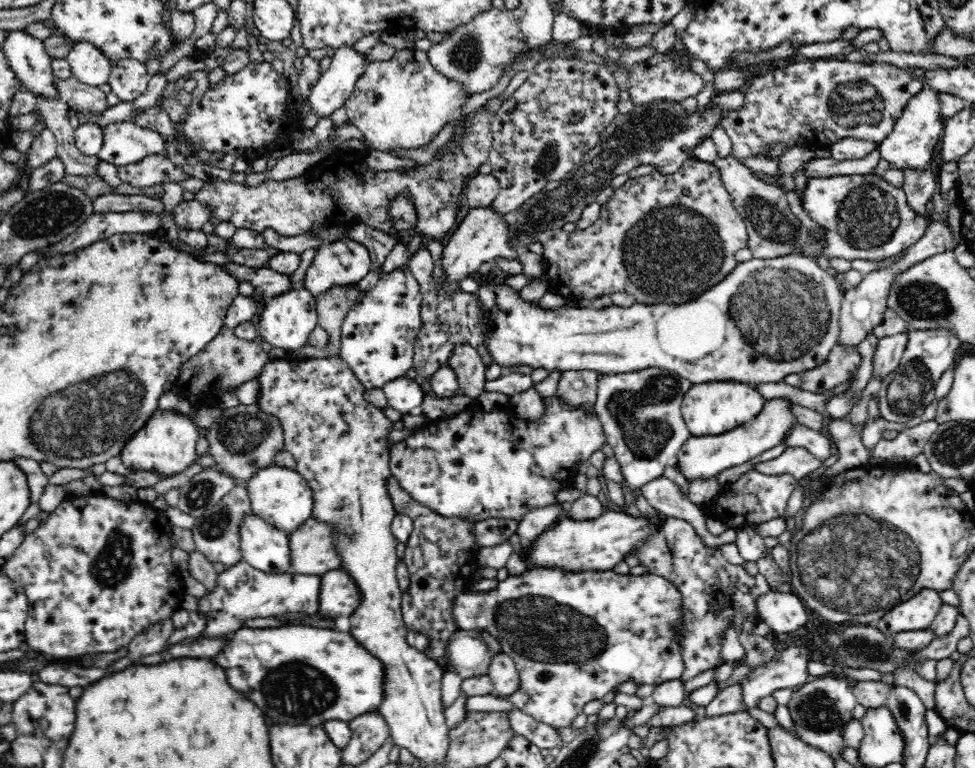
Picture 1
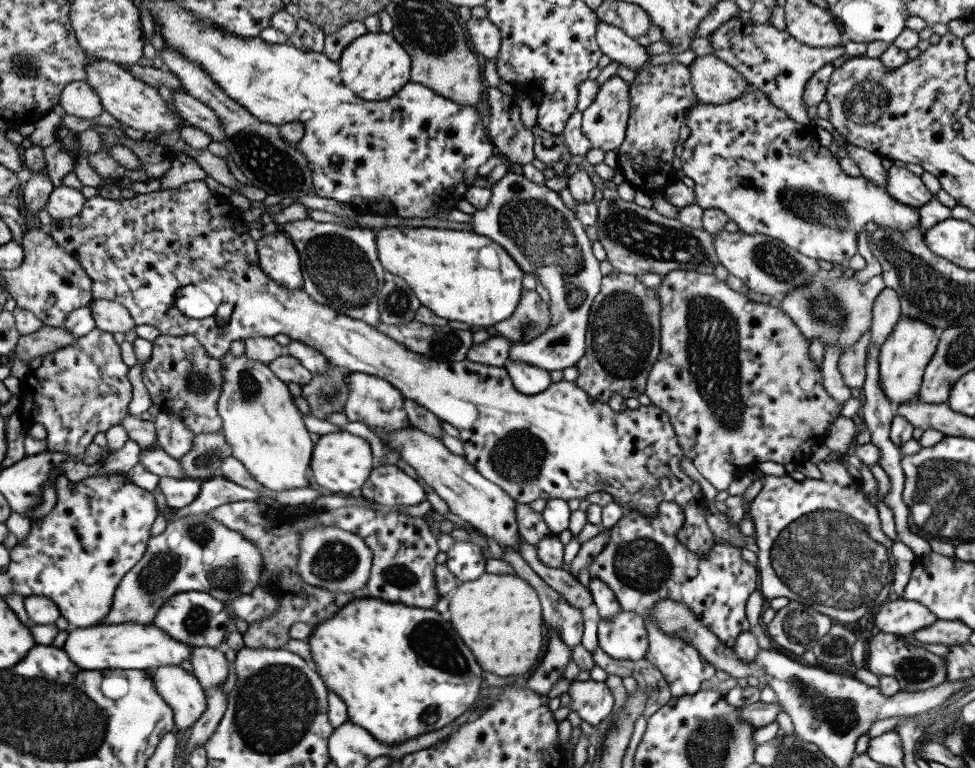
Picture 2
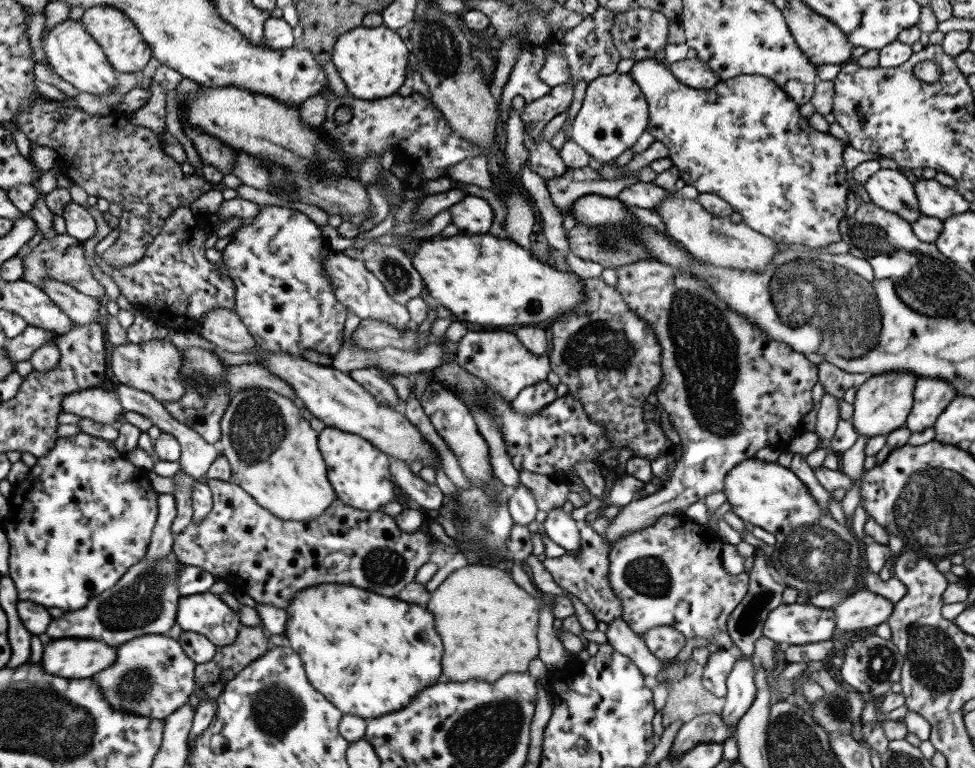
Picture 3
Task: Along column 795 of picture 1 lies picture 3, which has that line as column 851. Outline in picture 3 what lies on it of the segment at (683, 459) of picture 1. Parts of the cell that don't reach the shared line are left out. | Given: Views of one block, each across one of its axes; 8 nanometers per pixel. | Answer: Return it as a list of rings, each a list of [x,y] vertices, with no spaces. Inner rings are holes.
[[[887,372],[869,375],[855,391],[851,404],[852,414],[848,420],[859,436],[881,436],[904,426],[910,409],[916,377],[911,372]]]

